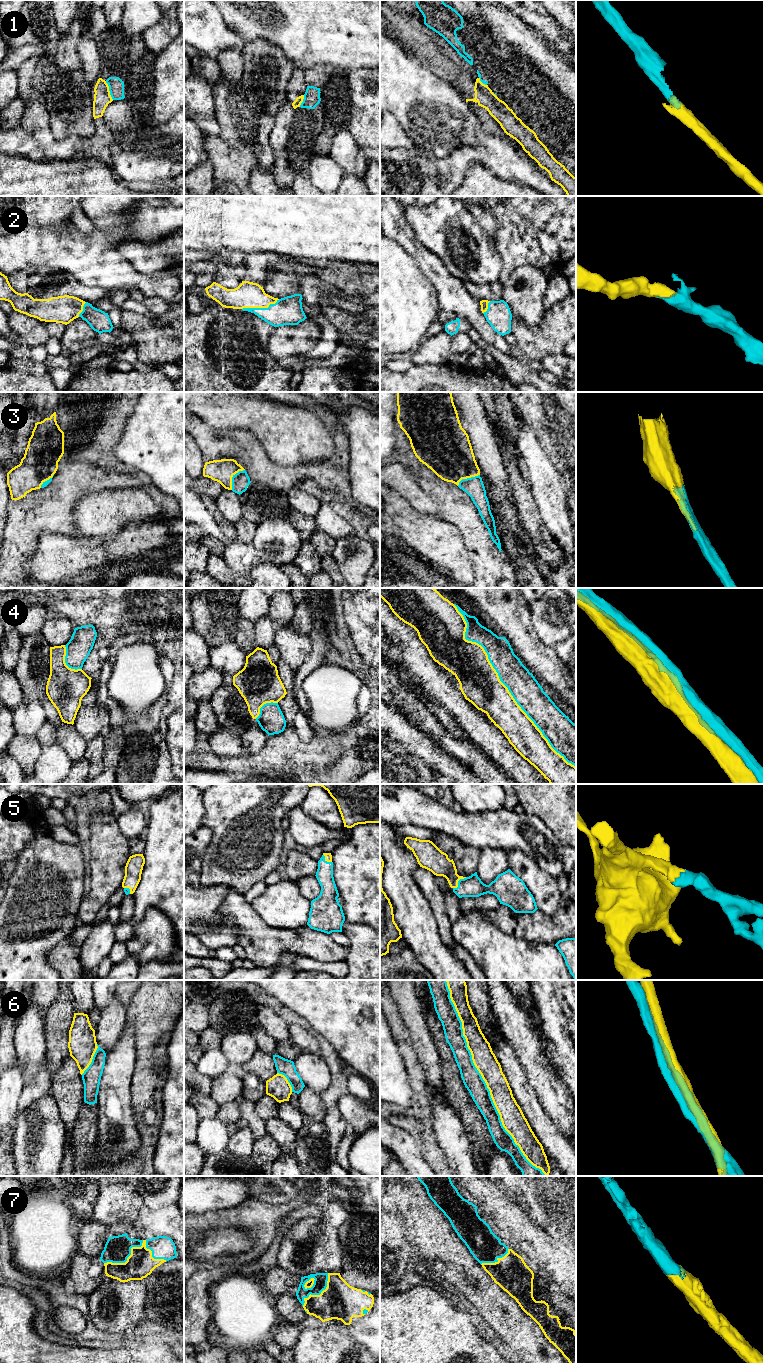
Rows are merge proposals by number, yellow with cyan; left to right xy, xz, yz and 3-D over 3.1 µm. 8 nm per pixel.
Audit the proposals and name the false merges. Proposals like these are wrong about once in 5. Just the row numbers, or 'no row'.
1, 4, 6

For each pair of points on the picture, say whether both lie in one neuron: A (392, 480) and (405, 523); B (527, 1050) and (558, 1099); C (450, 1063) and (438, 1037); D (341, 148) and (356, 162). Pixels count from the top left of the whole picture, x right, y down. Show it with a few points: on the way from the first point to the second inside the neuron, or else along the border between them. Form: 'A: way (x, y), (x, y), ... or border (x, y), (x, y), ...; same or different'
A: border (390, 488), (413, 506); different
B: way (533, 1062), (548, 1087); same
C: way (447, 1057), (441, 1043); same
D: way (345, 152), (352, 159); same

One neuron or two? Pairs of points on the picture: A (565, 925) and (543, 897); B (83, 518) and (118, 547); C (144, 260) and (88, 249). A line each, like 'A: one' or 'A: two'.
A: two
B: two
C: two

